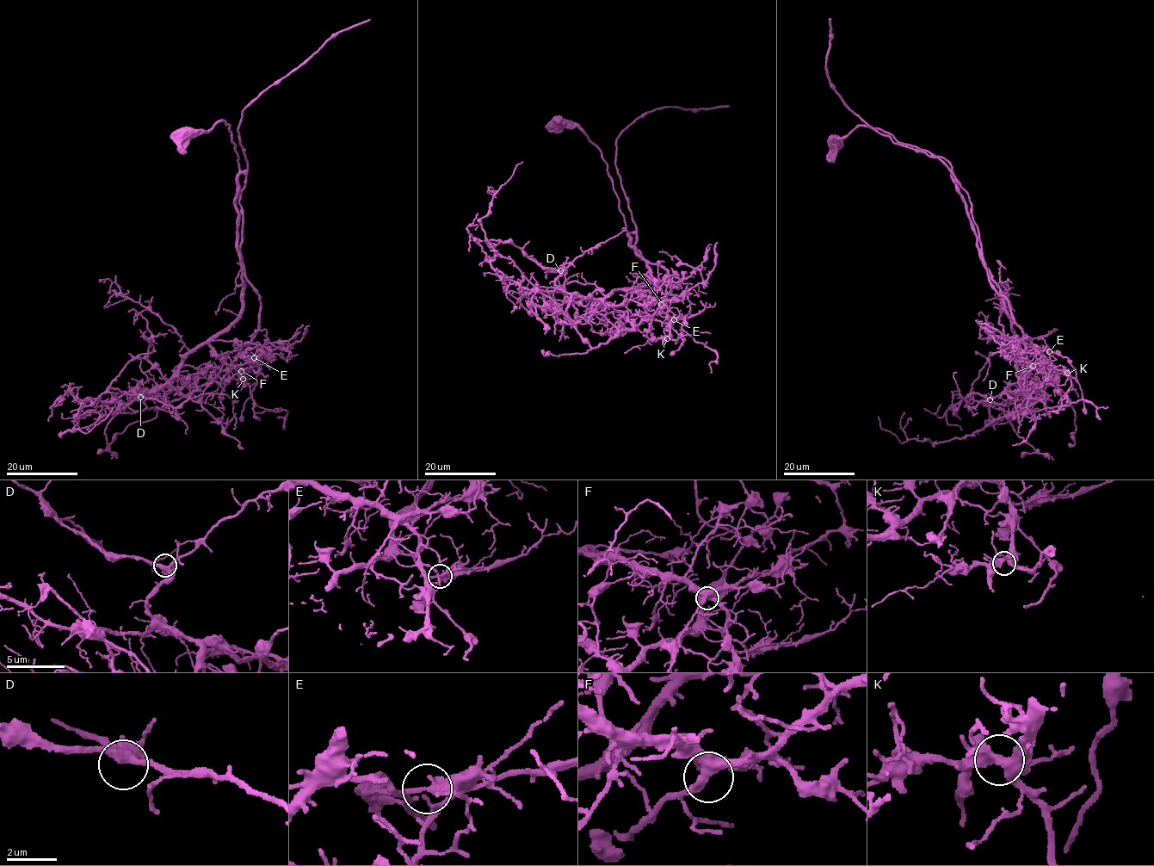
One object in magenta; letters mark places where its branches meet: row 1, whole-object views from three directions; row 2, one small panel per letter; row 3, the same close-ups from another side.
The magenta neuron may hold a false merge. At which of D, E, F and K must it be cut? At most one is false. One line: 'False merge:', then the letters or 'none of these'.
False merge: none of these

